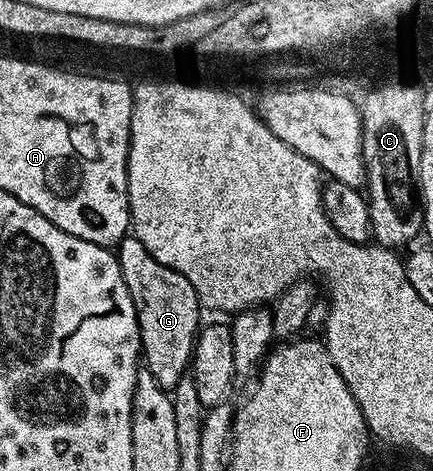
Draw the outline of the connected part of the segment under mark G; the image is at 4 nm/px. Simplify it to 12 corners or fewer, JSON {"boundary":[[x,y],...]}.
{"boundary":[[142,240],[118,243],[143,365],[163,390],[189,369],[202,307]]}

